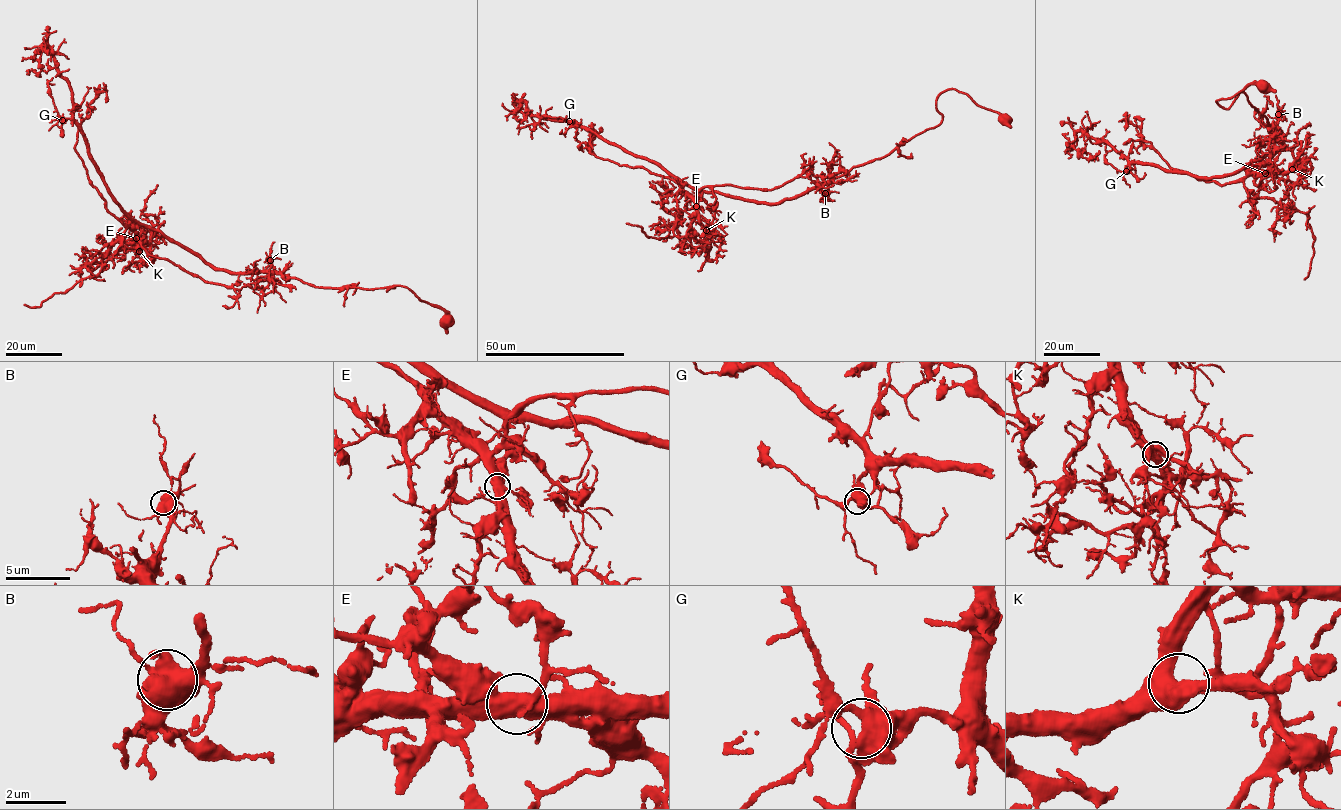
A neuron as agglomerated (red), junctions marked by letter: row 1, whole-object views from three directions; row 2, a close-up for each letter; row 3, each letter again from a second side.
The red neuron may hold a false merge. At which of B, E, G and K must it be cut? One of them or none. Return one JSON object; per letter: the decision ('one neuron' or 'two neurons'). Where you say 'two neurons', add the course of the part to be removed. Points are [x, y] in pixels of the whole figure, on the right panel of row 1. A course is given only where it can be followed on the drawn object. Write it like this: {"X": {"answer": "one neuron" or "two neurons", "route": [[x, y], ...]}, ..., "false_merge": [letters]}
{"B": {"answer": "one neuron"}, "E": {"answer": "two neurons", "route": [[1265, 173], [1223, 185], [1201, 179], [1170, 167], [1146, 141], [1139, 127], [1126, 119], [1125, 130]]}, "G": {"answer": "one neuron"}, "K": {"answer": "one neuron"}, "false_merge": ["E"]}

